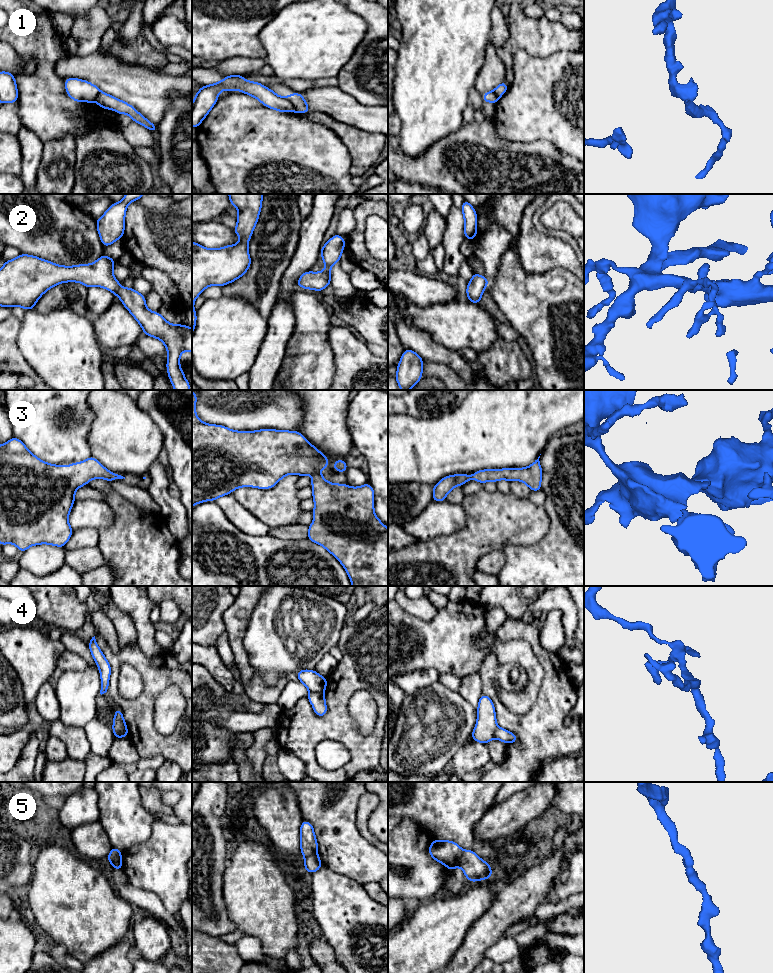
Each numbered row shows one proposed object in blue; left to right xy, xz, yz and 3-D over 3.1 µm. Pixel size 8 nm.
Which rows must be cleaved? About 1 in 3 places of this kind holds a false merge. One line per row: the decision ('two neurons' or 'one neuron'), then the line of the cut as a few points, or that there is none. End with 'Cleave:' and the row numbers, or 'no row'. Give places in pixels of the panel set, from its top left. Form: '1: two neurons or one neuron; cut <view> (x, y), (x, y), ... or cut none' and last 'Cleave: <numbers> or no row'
1: two neurons; cut xz (287, 97), (298, 111)
2: one neuron; cut none
3: one neuron; cut none
4: two neurons; cut xz (309, 691), (323, 693)
5: two neurons; cut yz (463, 850), (458, 865)
Cleave: 1, 4, 5

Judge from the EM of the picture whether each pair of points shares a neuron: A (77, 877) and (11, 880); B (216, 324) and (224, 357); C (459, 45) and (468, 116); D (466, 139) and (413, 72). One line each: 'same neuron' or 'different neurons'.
A: different neurons
B: same neuron
C: different neurons
D: different neurons

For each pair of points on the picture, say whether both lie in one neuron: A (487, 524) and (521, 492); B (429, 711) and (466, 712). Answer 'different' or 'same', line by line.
A: different
B: same

